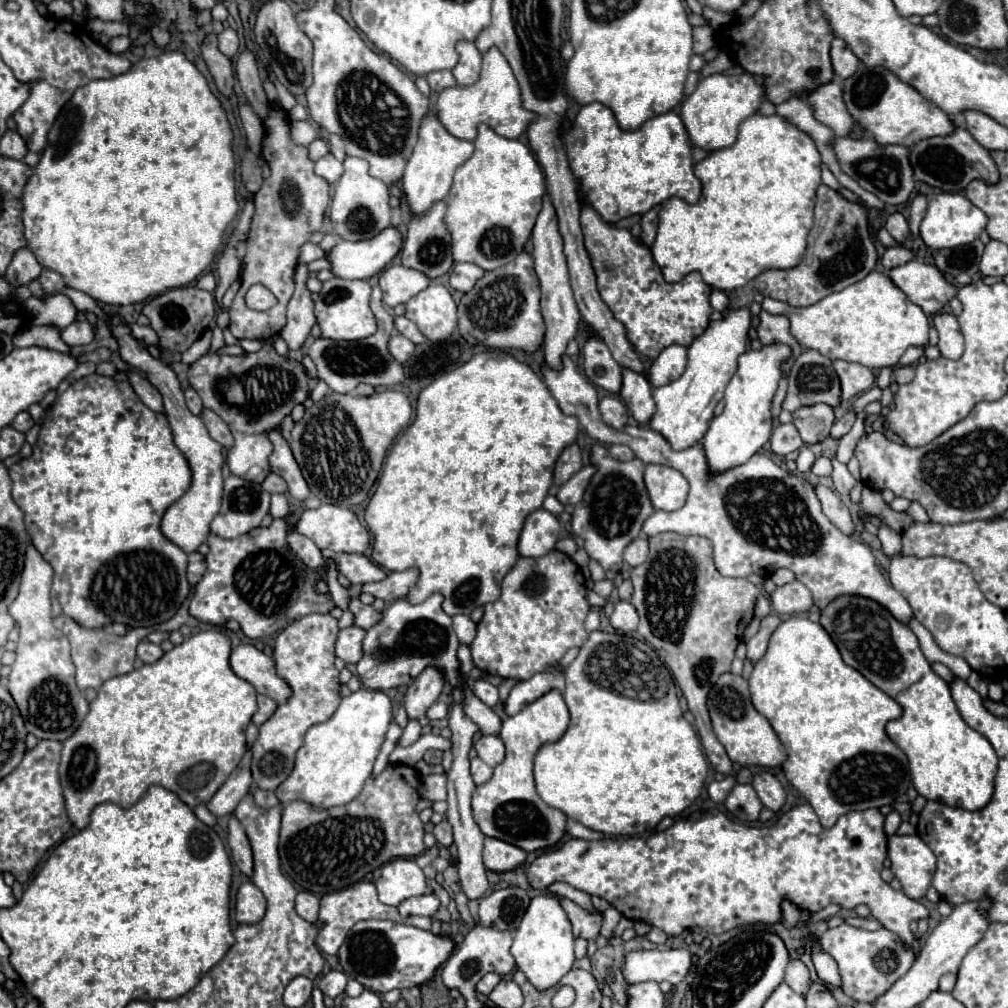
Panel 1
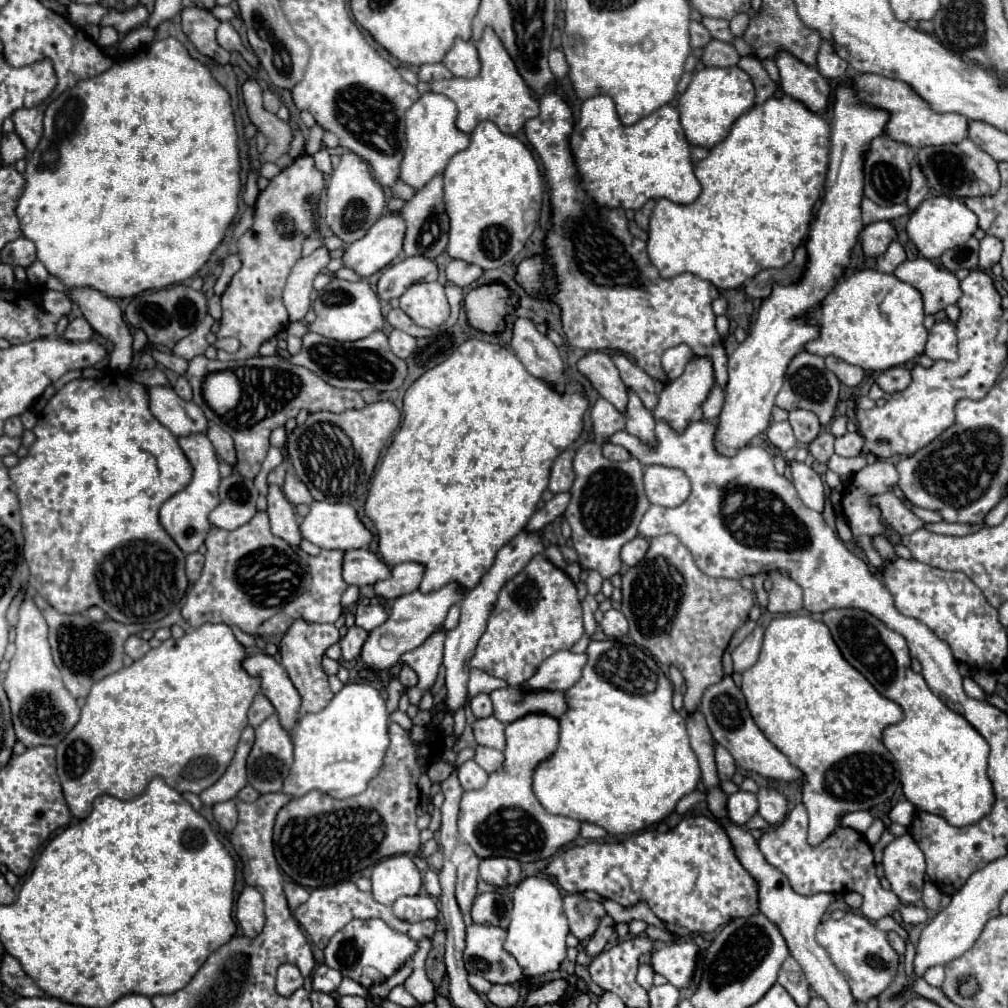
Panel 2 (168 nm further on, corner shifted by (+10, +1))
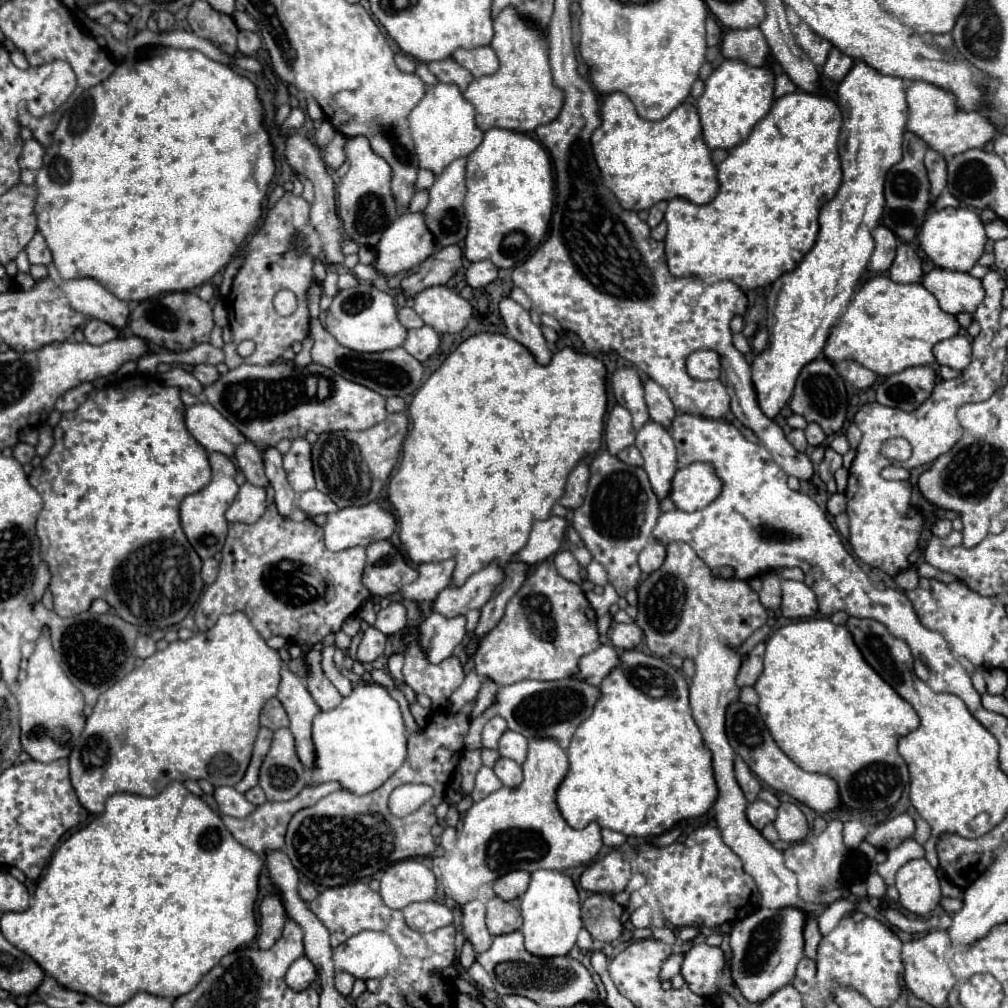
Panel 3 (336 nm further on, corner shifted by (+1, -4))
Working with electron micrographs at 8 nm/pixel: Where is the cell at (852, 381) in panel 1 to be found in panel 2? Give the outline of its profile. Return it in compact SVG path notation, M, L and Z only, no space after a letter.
M827 357L825 363L837 375L837 379L847 387L857 387L863 381L863 369L861 367L849 365L849 363L845 363L841 359L835 359L835 357Z

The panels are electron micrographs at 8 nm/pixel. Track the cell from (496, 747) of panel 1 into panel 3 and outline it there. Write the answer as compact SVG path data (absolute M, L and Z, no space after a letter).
M500 758L494 766L494 772L508 788L516 788L522 782L522 766L510 758Z

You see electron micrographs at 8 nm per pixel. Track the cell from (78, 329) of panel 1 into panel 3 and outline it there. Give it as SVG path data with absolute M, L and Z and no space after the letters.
M88 320L84 326L84 336L90 344L104 344L108 340L114 340L118 336L118 330L102 320Z

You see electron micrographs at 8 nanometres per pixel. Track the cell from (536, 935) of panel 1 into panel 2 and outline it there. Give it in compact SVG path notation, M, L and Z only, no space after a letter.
M527 877L517 885L513 893L513 903L515 905L503 949L517 959L527 979L535 979L545 973L557 971L567 953L565 937L569 933L557 885L553 885L547 877Z

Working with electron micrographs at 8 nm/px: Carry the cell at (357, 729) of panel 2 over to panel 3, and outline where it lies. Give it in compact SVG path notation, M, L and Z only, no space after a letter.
M374 682L358 684L336 708L318 712L312 724L316 764L310 770L312 782L340 782L354 794L368 794L382 786L406 760L406 728L398 702Z

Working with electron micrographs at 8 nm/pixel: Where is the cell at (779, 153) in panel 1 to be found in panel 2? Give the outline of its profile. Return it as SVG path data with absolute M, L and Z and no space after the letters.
M783 95L781 99L767 99L763 105L755 105L751 111L743 113L731 127L729 135L725 137L725 141L717 143L709 155L699 161L695 165L695 177L699 179L703 191L699 195L697 201L689 203L689 205L677 205L677 203L671 203L669 199L659 199L653 213L651 213L651 223L649 223L649 239L647 239L647 253L649 253L649 259L651 263L659 269L659 275L661 277L675 277L675 275L681 275L681 273L693 273L697 275L699 279L705 279L705 281L711 281L717 289L735 289L739 287L745 279L751 279L755 277L759 271L763 269L769 269L769 267L785 267L787 263L791 263L793 259L793 251L795 247L801 243L801 239L807 235L809 231L809 225L811 225L811 207L813 203L819 199L823 187L825 187L825 175L827 175L827 165L829 165L829 123L817 115L817 113L811 113L805 105L801 105L799 101Z

